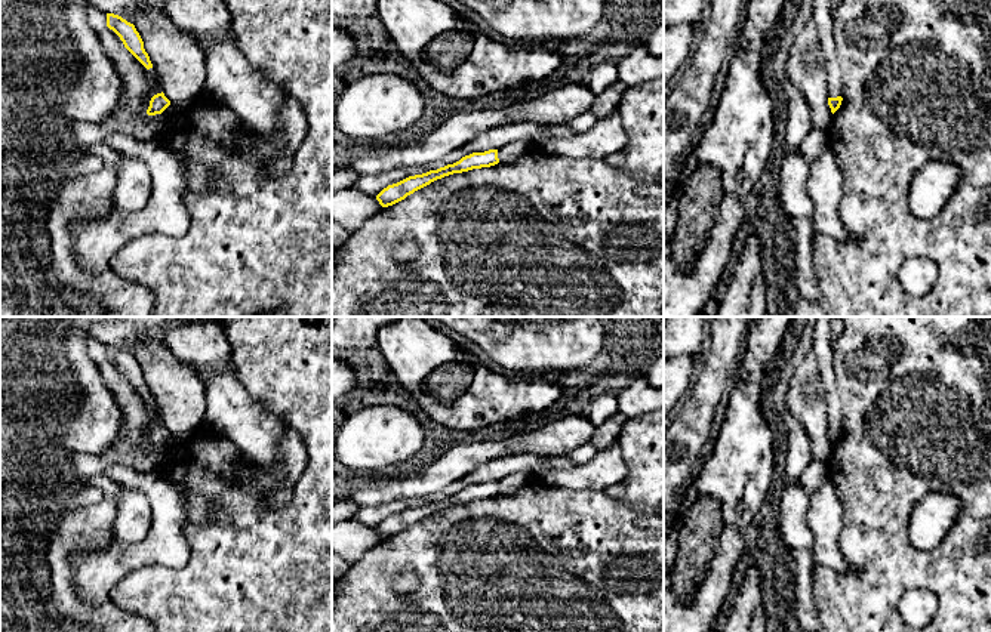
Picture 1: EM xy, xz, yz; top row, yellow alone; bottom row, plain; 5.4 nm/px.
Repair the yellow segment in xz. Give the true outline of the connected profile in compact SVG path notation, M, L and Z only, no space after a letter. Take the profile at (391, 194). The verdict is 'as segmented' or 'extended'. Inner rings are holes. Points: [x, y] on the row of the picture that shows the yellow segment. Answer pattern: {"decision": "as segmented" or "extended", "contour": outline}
{"decision": "as segmented", "contour": "M489 149L484 152L473 152L462 157L453 164L447 164L437 170L430 170L422 175L409 176L397 184L388 185L378 195L376 200L382 207L393 206L415 191L430 185L431 182L441 179L453 173L462 173L473 169L490 167L499 163L498 149Z"}

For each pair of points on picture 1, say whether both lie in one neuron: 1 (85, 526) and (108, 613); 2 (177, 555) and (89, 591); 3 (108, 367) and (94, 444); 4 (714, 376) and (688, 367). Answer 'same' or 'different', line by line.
1: same
2: same
3: different
4: different

